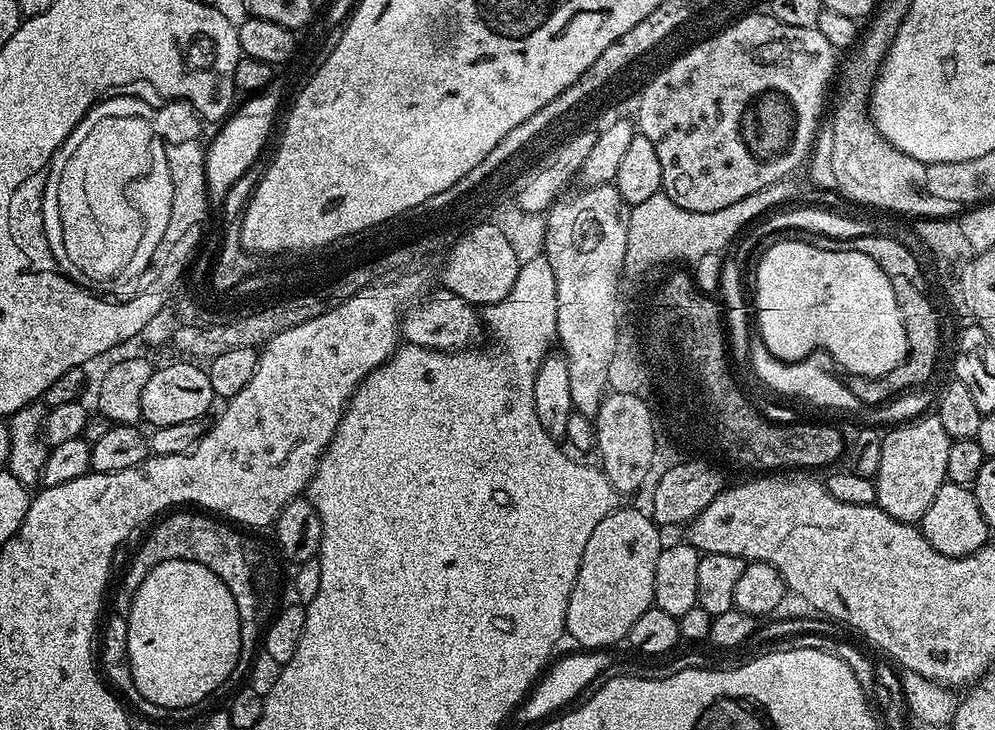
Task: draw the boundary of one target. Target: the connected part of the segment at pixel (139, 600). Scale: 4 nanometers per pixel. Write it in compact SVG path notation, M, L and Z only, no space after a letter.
M167 560L154 566L154 570L142 578L142 586L138 586L126 619L130 670L134 684L138 686L140 700L169 710L192 708L207 696L214 695L227 680L233 679L240 654L238 606L222 578L206 566L193 560Z

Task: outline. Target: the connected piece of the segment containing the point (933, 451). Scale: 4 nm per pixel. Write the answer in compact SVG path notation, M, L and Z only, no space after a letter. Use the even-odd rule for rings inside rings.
M934 414L917 415L905 423L889 427L882 436L882 462L878 466L874 483L876 504L890 518L907 524L916 524L930 510L934 494L947 481L946 457L950 454L952 440Z

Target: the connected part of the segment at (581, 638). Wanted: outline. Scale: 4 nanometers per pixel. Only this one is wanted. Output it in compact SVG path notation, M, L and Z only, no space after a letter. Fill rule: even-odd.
M617 507L594 526L594 534L590 534L590 542L586 542L586 550L582 550L582 562L570 594L564 623L567 635L572 635L581 644L581 649L608 650L611 644L619 640L620 643L627 641L630 626L634 626L634 622L638 622L638 618L653 607L654 566L658 566L658 554L662 547L659 531L661 529L651 515L636 508Z

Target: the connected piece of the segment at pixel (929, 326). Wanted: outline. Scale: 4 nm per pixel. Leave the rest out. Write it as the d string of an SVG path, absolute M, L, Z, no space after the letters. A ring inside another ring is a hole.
M893 281L894 298L898 298L898 310L902 314L902 326L906 330L906 342L908 343L908 355L894 370L890 370L885 376L873 376L871 378L852 378L847 381L848 388L855 398L861 400L864 406L878 404L887 405L893 398L915 390L919 384L929 383L933 379L931 375L932 360L937 353L936 321L933 319L932 309L921 299L919 292L905 281Z

